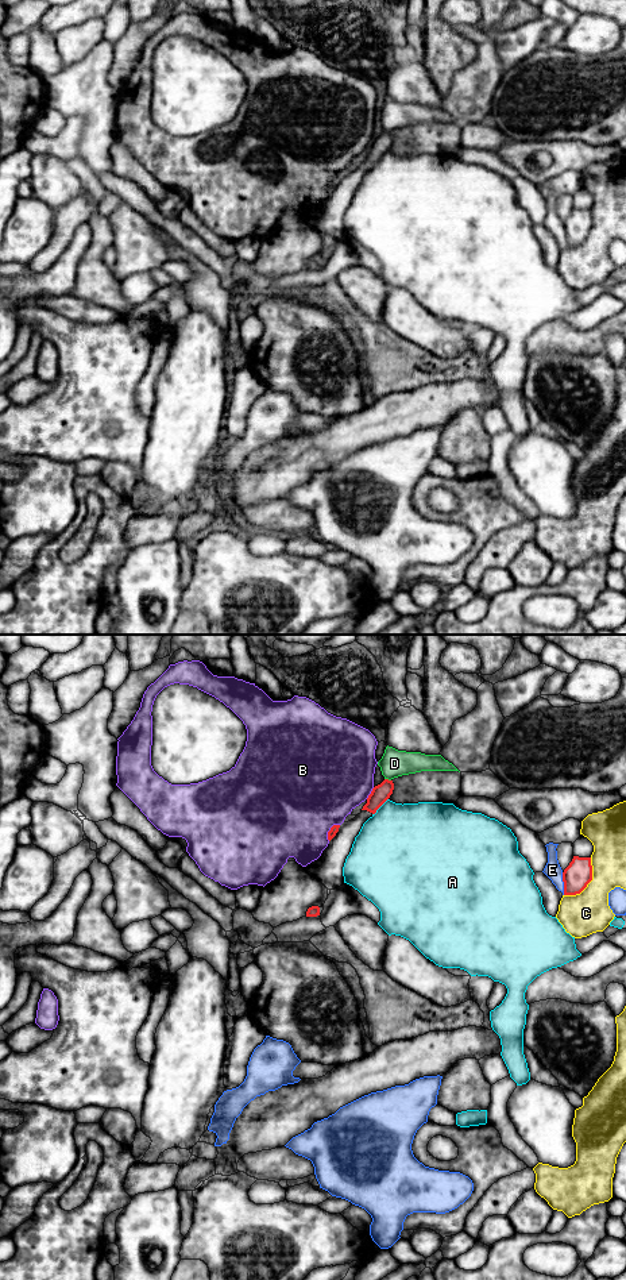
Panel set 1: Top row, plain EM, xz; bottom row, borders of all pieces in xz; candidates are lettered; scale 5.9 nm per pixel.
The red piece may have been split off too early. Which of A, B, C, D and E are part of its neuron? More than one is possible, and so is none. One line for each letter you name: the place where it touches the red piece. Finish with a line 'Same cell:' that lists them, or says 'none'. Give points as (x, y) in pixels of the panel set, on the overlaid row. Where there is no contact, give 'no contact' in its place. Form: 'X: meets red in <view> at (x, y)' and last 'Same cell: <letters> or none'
Same cell: none

